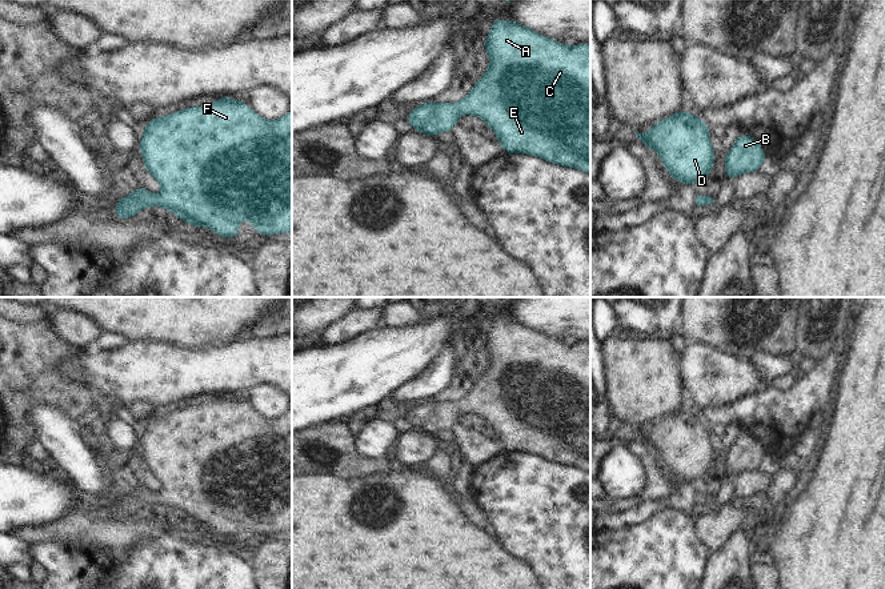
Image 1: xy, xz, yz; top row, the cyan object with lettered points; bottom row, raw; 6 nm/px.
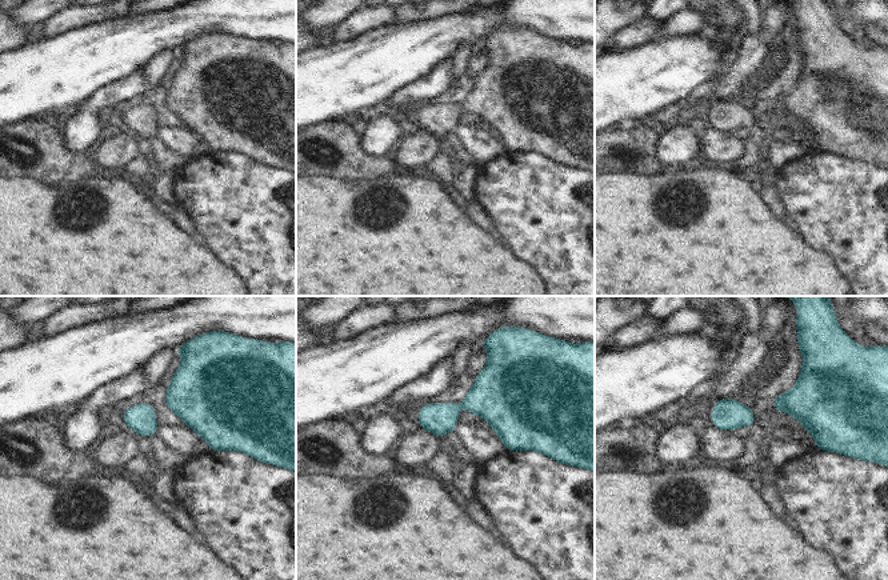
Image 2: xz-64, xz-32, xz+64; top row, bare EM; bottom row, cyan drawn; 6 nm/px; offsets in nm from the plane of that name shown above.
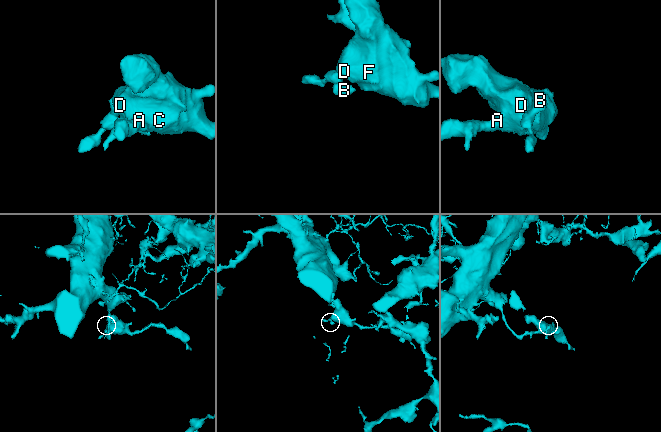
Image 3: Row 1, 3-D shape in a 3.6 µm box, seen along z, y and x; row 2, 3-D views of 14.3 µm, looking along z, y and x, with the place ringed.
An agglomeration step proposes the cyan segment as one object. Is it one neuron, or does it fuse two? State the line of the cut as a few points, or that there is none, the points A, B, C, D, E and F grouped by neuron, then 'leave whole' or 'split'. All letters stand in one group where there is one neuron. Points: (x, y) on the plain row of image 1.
no cut; A B C D E F; leave whole

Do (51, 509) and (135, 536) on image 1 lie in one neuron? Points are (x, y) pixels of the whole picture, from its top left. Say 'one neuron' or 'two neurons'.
two neurons

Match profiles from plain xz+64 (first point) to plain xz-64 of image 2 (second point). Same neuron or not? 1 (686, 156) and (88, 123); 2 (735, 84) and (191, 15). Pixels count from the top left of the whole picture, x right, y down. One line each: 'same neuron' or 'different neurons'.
1: same neuron
2: different neurons

